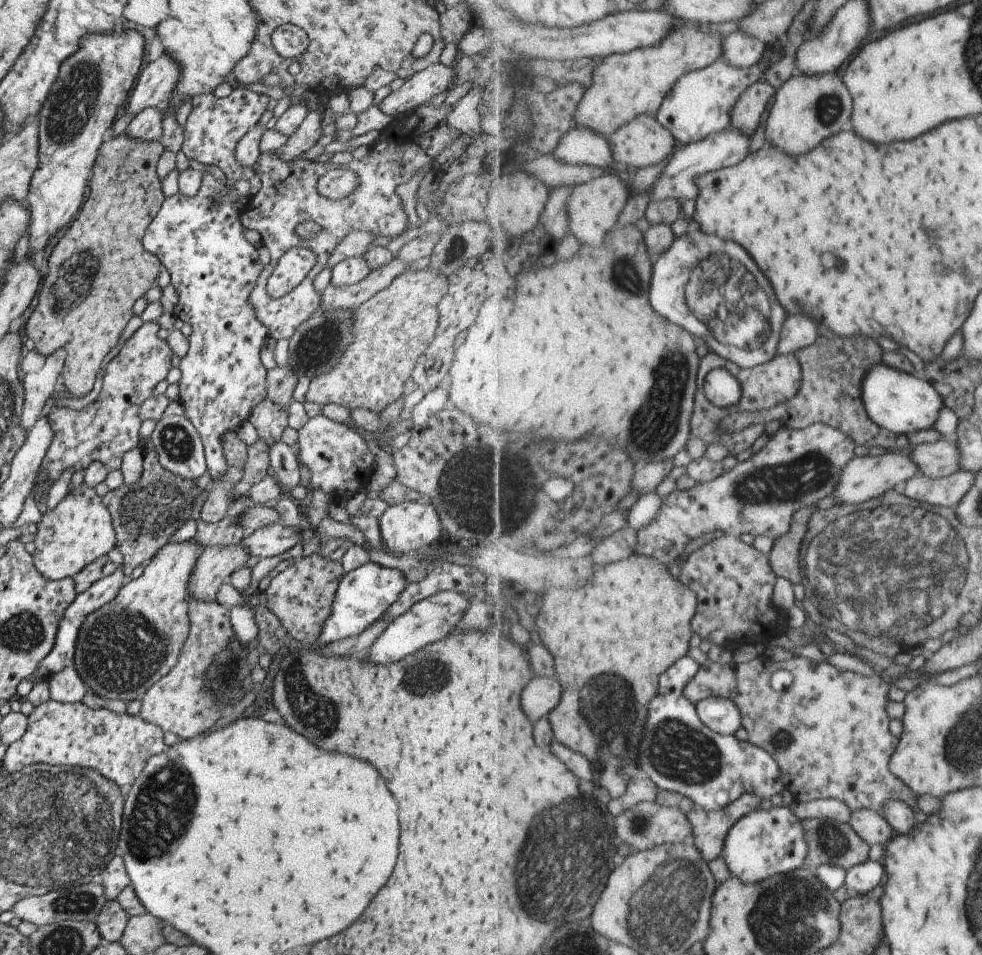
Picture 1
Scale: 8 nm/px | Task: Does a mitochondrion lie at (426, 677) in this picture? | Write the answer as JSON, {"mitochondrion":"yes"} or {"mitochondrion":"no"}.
{"mitochondrion":"yes"}

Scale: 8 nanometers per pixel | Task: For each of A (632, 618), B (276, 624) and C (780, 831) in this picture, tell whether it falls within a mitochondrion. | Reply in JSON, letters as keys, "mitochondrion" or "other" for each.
{"A":"other","B":"other","C":"other"}

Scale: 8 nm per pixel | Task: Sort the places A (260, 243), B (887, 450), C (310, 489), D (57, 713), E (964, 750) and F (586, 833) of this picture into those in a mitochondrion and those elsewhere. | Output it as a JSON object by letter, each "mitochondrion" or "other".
{"A":"other","B":"other","C":"other","D":"other","E":"mitochondrion","F":"mitochondrion"}

